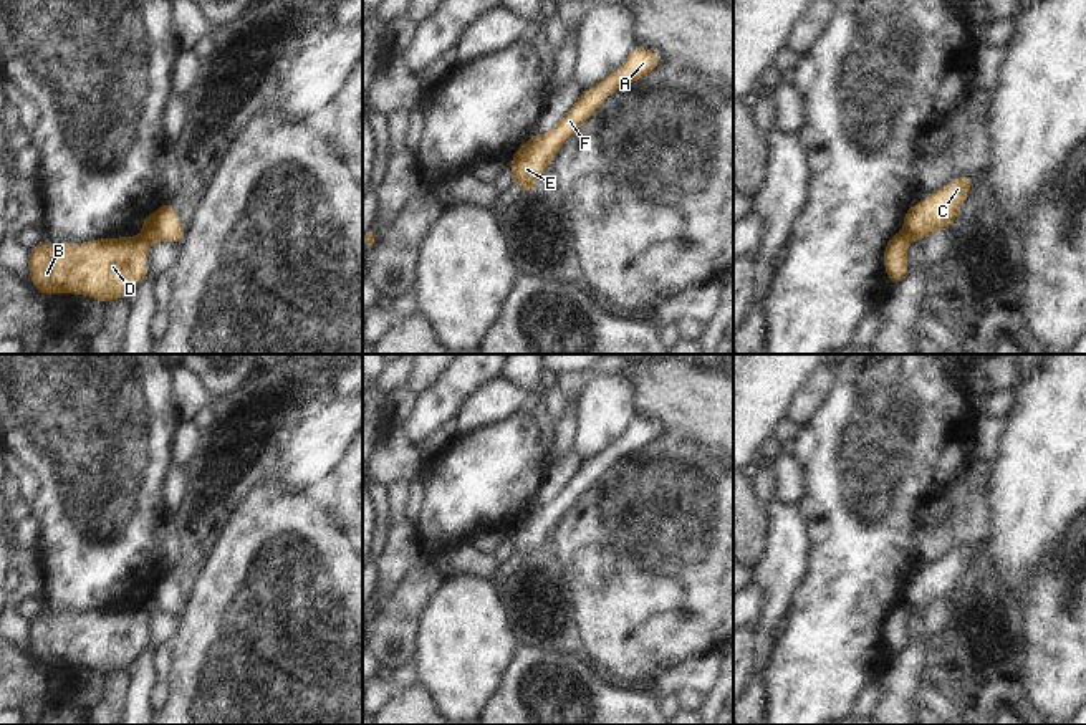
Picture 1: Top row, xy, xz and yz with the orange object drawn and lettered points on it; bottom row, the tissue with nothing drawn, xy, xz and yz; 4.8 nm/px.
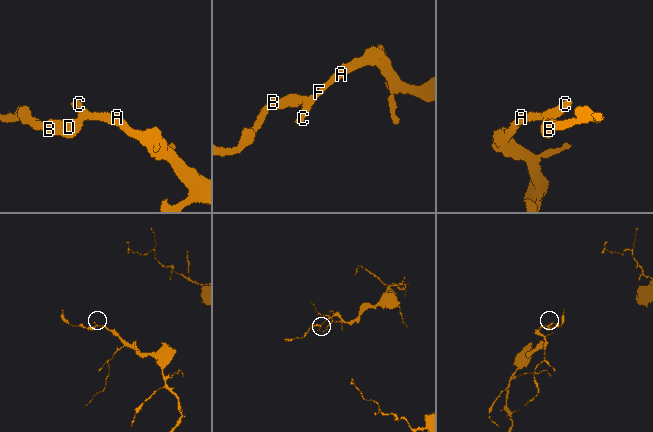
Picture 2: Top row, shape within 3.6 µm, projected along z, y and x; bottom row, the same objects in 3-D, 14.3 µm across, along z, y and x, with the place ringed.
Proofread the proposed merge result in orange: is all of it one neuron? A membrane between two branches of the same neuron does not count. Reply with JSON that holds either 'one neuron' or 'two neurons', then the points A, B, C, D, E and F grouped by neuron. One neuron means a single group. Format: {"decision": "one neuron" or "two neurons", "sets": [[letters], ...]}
{"decision": "two neurons", "sets": [["A", "C", "E", "F"], ["B", "D"]]}

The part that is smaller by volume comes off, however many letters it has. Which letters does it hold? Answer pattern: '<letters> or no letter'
B, D

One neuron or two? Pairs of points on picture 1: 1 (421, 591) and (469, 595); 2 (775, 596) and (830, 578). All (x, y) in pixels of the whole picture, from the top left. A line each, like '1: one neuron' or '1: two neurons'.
1: two neurons
2: two neurons

